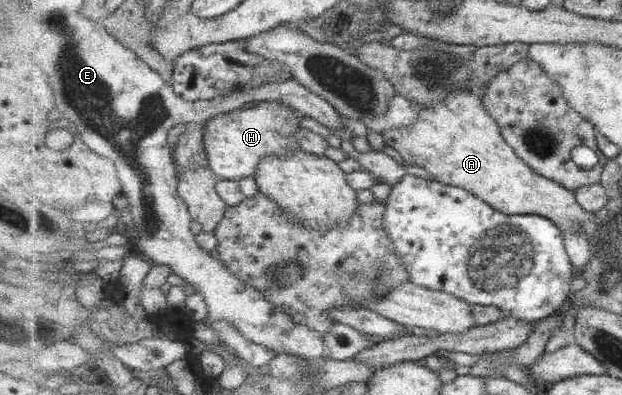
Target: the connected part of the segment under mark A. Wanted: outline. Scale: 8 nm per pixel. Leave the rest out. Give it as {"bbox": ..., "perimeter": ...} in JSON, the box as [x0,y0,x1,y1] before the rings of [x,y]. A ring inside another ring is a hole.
{"bbox":[381,88,600,241],"perimeter":[[[456,88],[444,99],[436,100],[431,106],[413,103],[419,112],[412,125],[406,127],[393,127],[381,133],[384,143],[392,147],[409,165],[423,167],[431,174],[431,179],[461,187],[472,195],[487,202],[496,211],[506,215],[536,214],[551,219],[563,232],[576,228],[587,233],[591,241],[597,236],[600,221],[592,220],[593,213],[584,211],[578,204],[576,190],[570,190],[543,175],[538,175],[516,152],[502,135],[499,123],[490,115],[484,105],[482,91],[463,90]]]}

